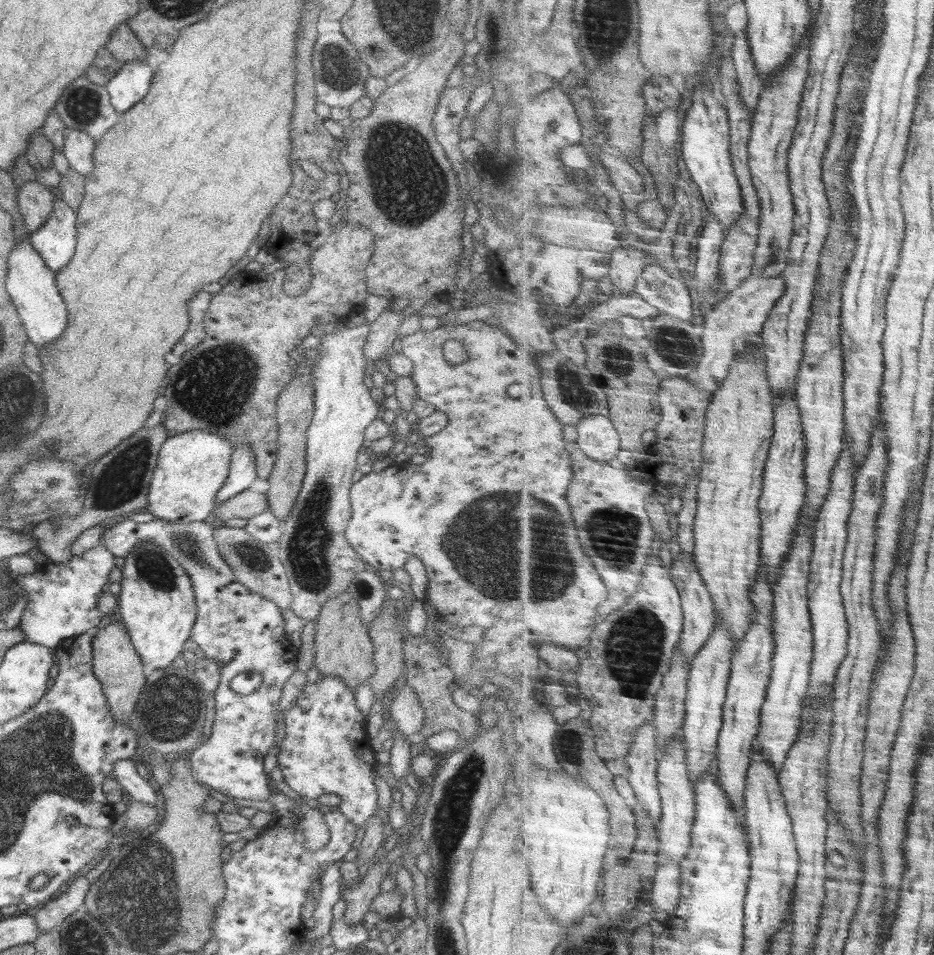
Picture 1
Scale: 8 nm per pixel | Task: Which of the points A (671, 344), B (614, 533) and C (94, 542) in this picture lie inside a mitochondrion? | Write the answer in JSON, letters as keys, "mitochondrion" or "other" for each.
{"A":"mitochondrion","B":"mitochondrion","C":"other"}

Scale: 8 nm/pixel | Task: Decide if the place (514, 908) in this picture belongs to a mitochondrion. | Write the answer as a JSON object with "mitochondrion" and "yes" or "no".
{"mitochondrion":"no"}

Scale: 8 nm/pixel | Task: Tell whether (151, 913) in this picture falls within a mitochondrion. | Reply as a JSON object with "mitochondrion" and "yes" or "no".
{"mitochondrion":"yes"}

